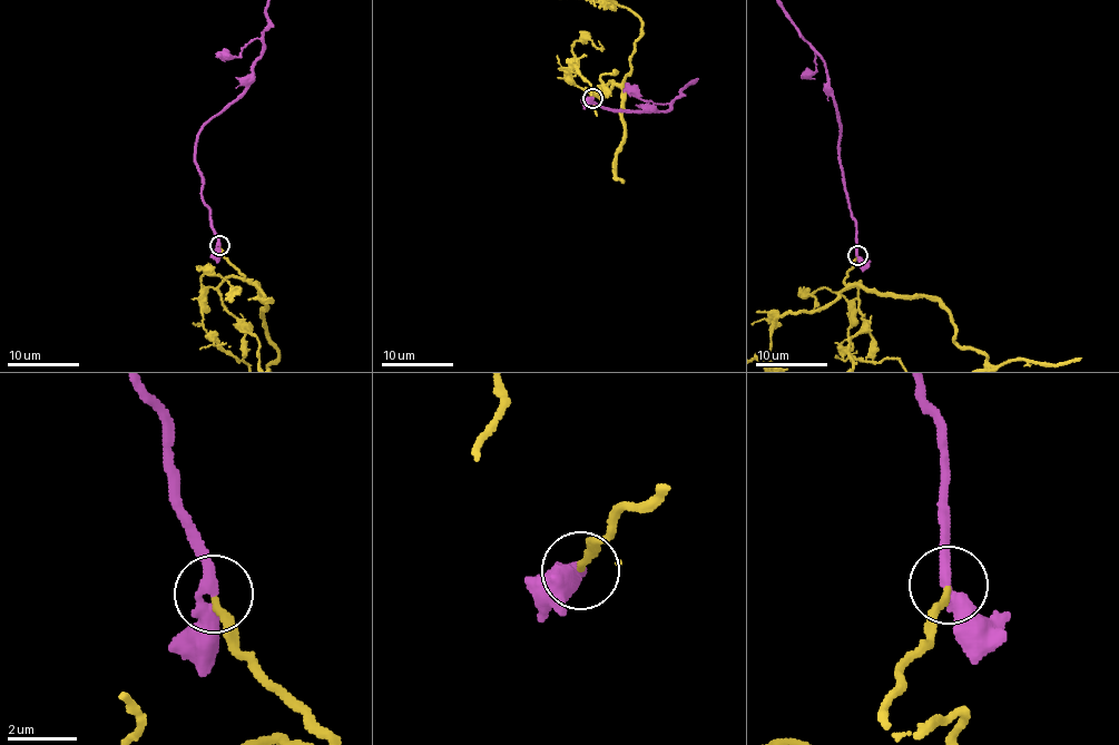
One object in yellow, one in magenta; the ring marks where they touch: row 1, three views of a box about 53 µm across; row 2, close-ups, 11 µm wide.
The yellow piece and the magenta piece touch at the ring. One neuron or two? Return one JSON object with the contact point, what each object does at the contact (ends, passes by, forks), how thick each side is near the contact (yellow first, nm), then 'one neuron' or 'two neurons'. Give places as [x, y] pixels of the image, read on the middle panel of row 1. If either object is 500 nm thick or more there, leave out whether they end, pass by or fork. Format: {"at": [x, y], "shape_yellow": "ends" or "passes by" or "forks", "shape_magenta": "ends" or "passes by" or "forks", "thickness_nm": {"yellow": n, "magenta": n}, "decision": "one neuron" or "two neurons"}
{"at": [592, 98], "shape_yellow": "ends", "shape_magenta": "passes by", "thickness_nm": {"yellow": 190, "magenta": 280}, "decision": "one neuron"}

